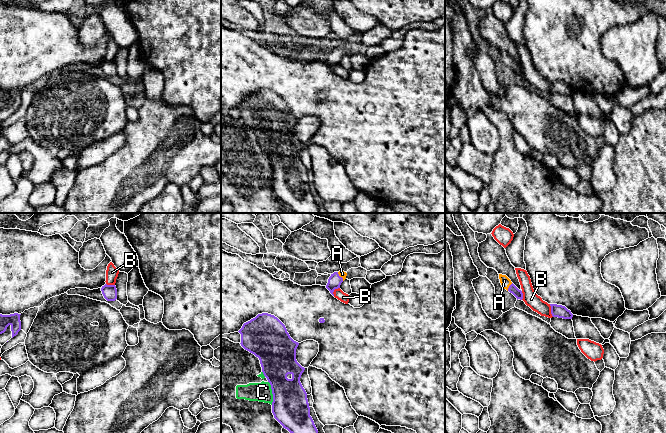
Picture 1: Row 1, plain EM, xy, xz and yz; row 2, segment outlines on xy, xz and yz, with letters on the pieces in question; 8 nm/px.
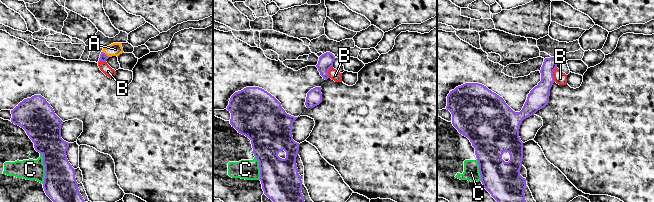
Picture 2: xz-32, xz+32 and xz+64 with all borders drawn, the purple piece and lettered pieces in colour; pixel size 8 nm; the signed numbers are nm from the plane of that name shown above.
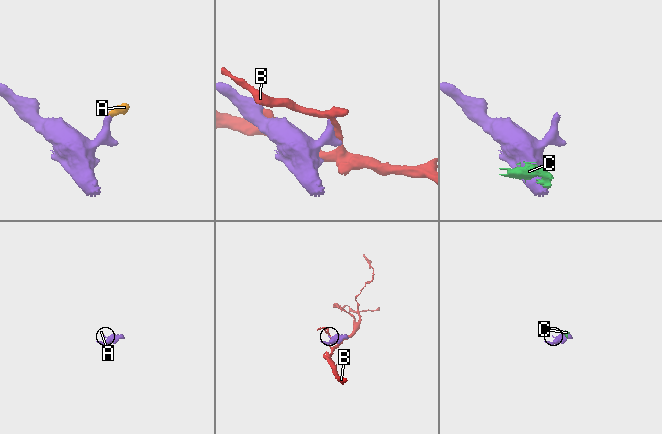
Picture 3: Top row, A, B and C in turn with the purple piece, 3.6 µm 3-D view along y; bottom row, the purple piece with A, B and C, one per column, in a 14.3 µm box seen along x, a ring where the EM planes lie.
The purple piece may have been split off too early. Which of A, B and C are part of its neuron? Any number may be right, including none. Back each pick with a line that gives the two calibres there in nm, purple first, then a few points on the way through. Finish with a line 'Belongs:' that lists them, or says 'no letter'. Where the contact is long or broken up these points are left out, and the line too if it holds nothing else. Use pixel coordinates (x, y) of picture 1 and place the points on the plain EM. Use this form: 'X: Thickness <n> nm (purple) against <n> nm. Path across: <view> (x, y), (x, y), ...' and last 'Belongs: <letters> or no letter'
A: Thickness 70 nm (purple) against 80 nm. Path across: yz (513, 65), (509, 63), (504, 56)
Belongs: A

